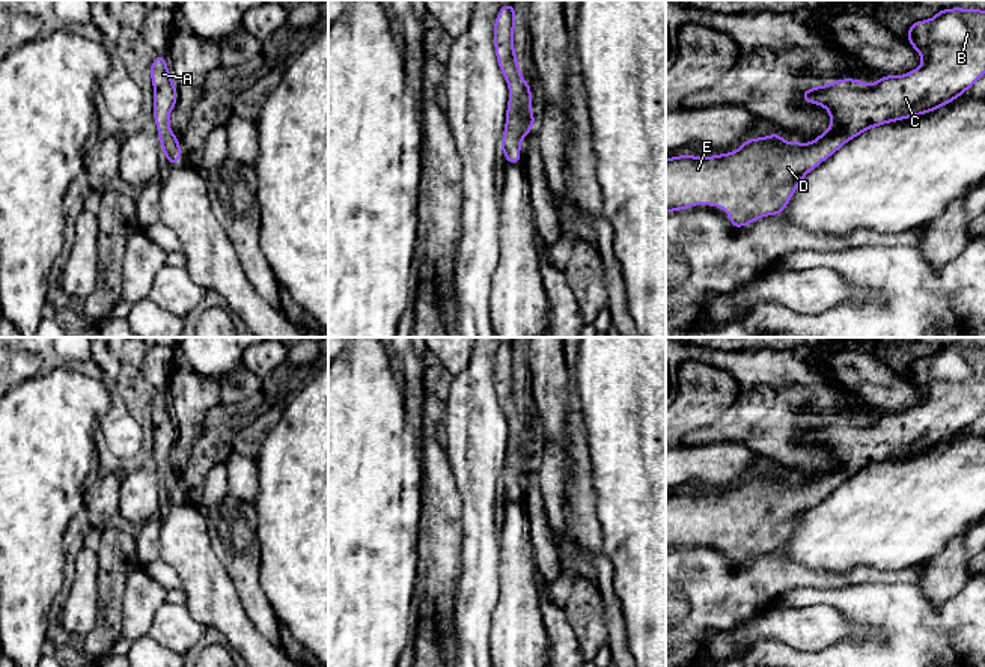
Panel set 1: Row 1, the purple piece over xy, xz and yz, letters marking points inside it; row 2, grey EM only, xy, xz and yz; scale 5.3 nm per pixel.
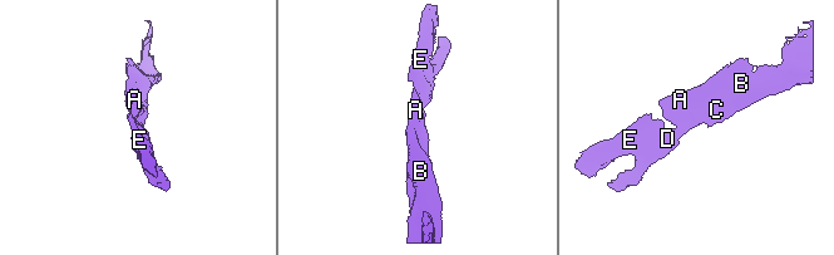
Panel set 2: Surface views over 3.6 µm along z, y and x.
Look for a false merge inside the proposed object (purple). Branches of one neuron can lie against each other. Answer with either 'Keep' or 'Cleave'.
Keep

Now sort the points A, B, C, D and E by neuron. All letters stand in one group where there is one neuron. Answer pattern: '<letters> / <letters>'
A B C D E

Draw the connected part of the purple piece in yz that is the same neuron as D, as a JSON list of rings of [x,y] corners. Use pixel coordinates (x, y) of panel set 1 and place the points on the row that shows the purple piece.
[[[950,8],[937,11],[931,20],[913,21],[907,42],[922,56],[923,63],[904,75],[880,75],[875,84],[857,78],[840,78],[824,86],[813,86],[800,93],[806,104],[818,104],[828,110],[831,125],[812,143],[786,143],[780,132],[750,139],[735,151],[711,157],[676,155],[666,160],[666,214],[694,208],[697,203],[723,208],[729,224],[740,229],[767,215],[785,214],[804,176],[836,154],[845,143],[861,132],[890,122],[928,114],[964,95],[985,74],[985,11]]]

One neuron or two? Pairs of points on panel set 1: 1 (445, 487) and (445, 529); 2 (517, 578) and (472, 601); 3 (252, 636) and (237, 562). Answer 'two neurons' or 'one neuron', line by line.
1: one neuron
2: two neurons
3: two neurons

